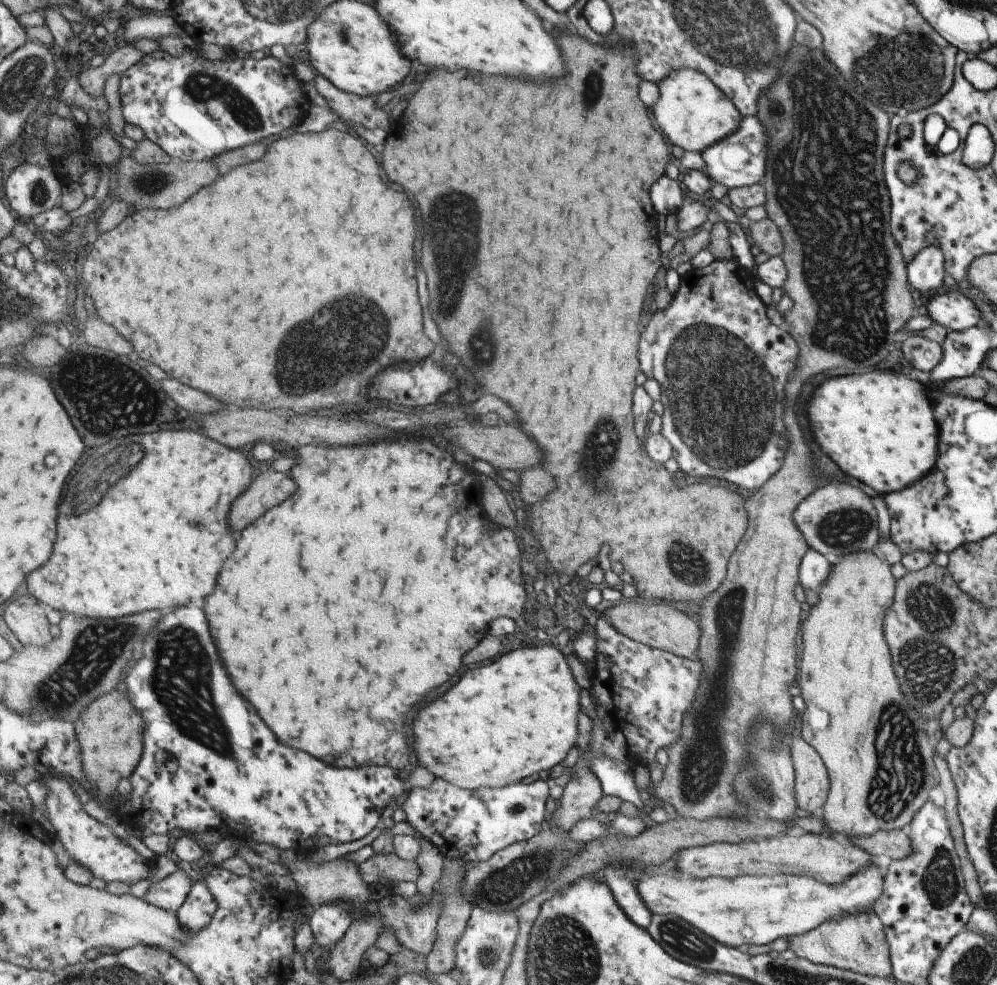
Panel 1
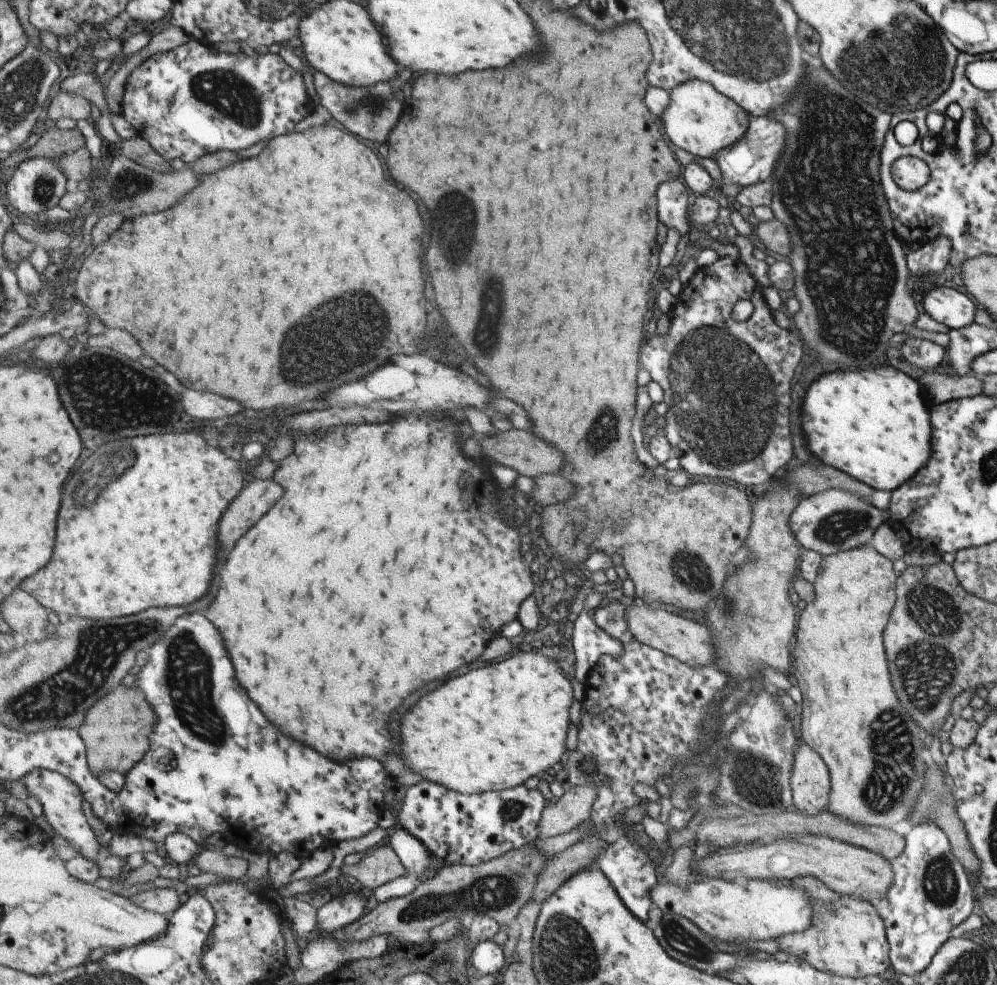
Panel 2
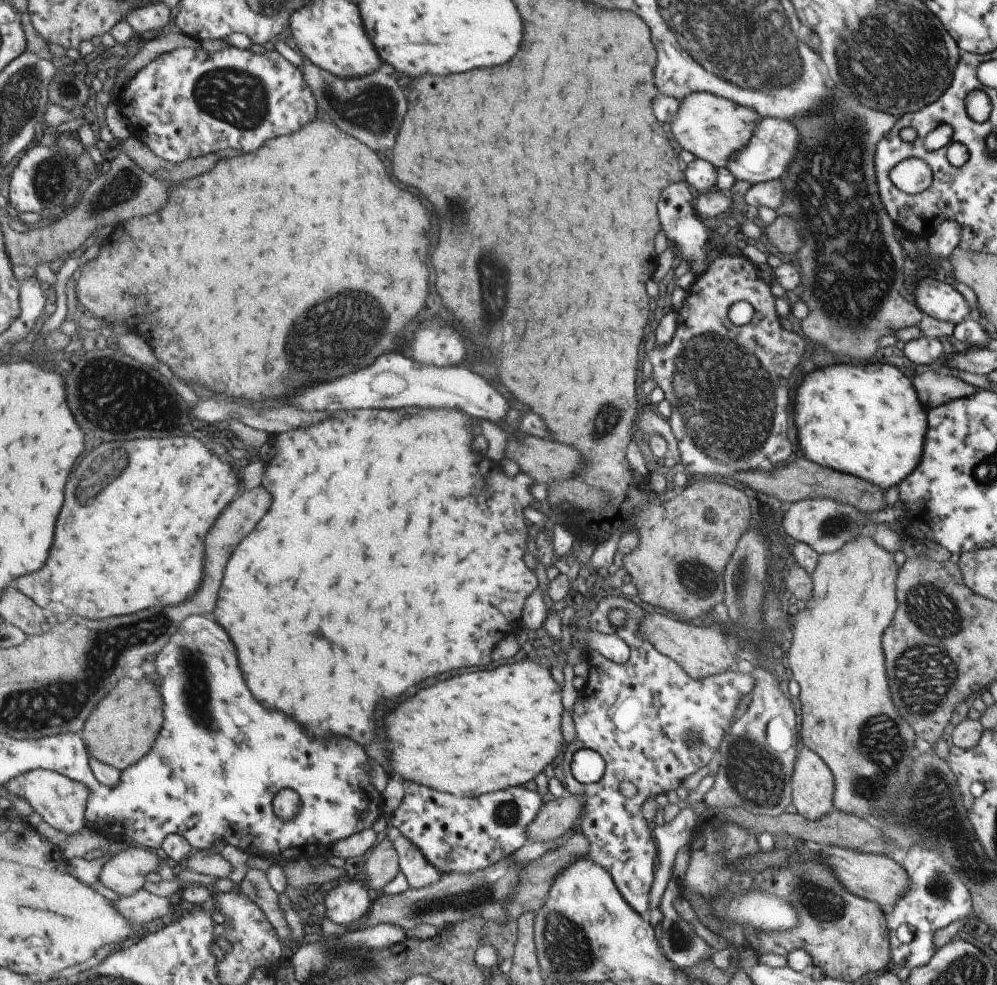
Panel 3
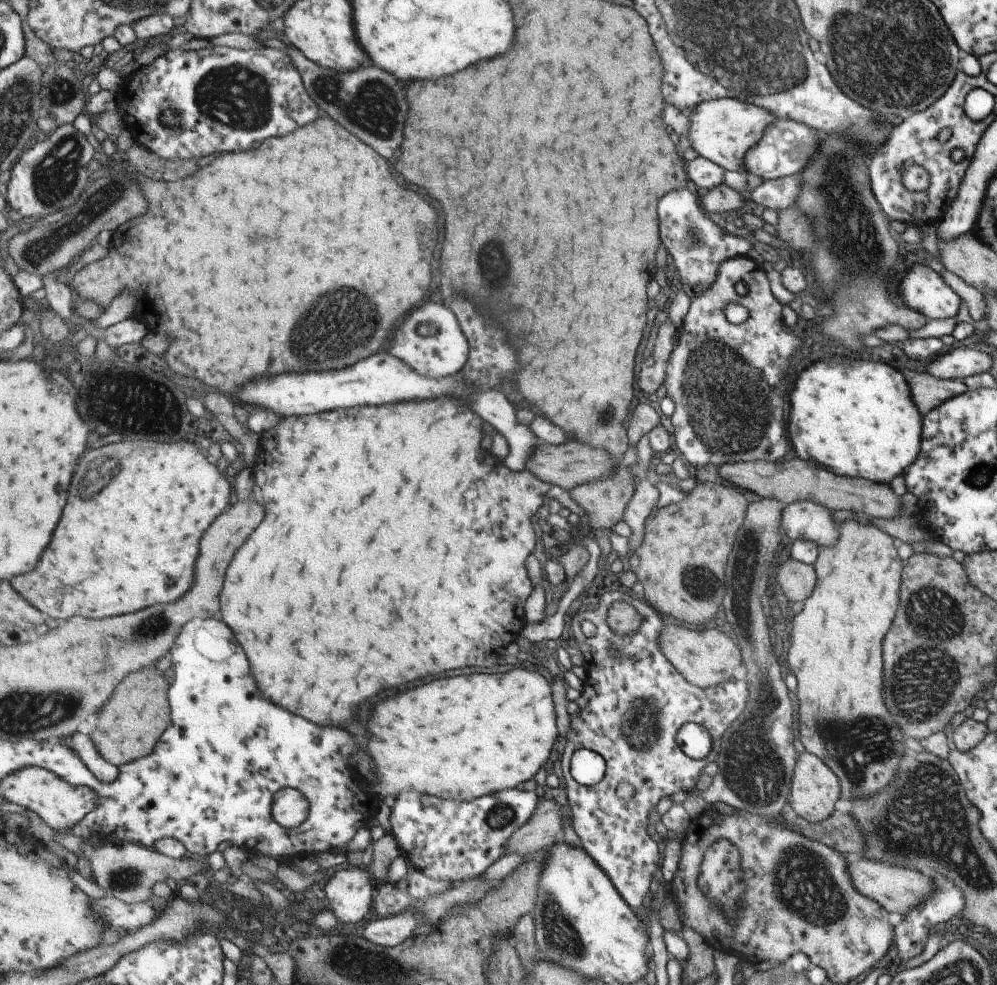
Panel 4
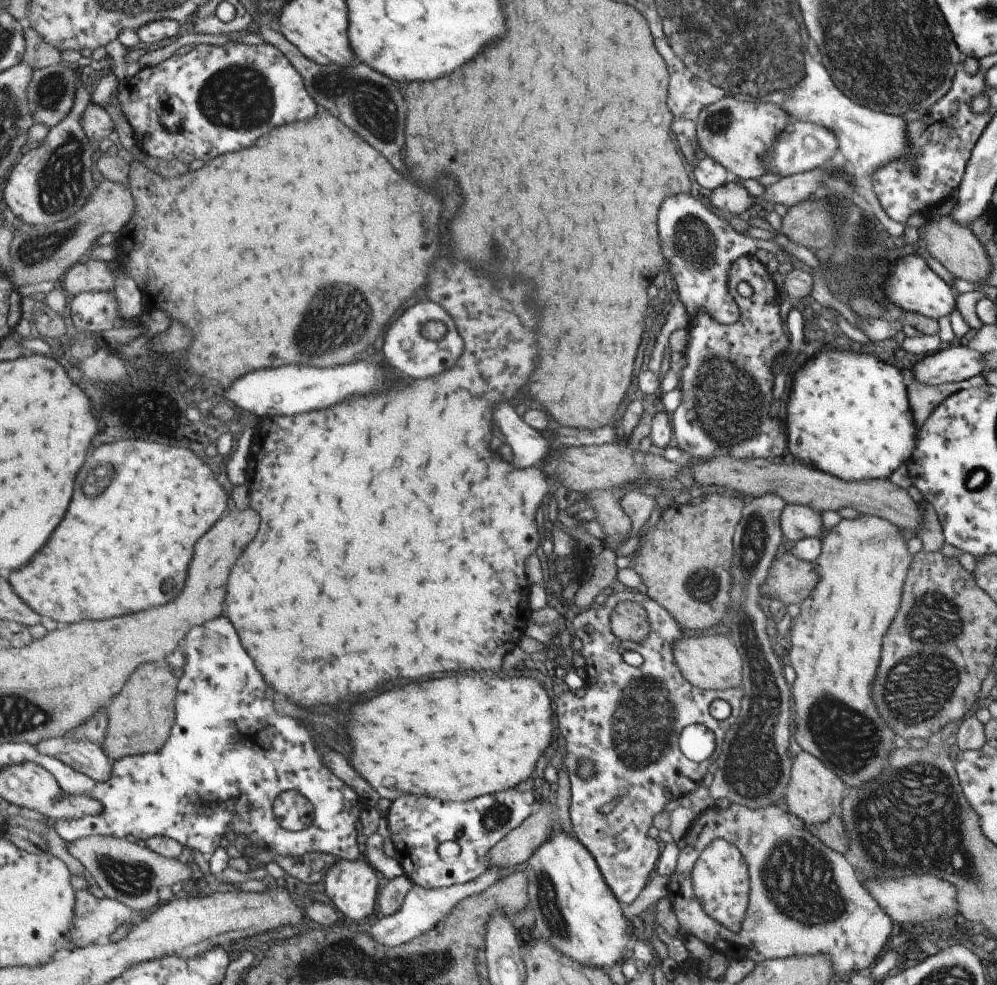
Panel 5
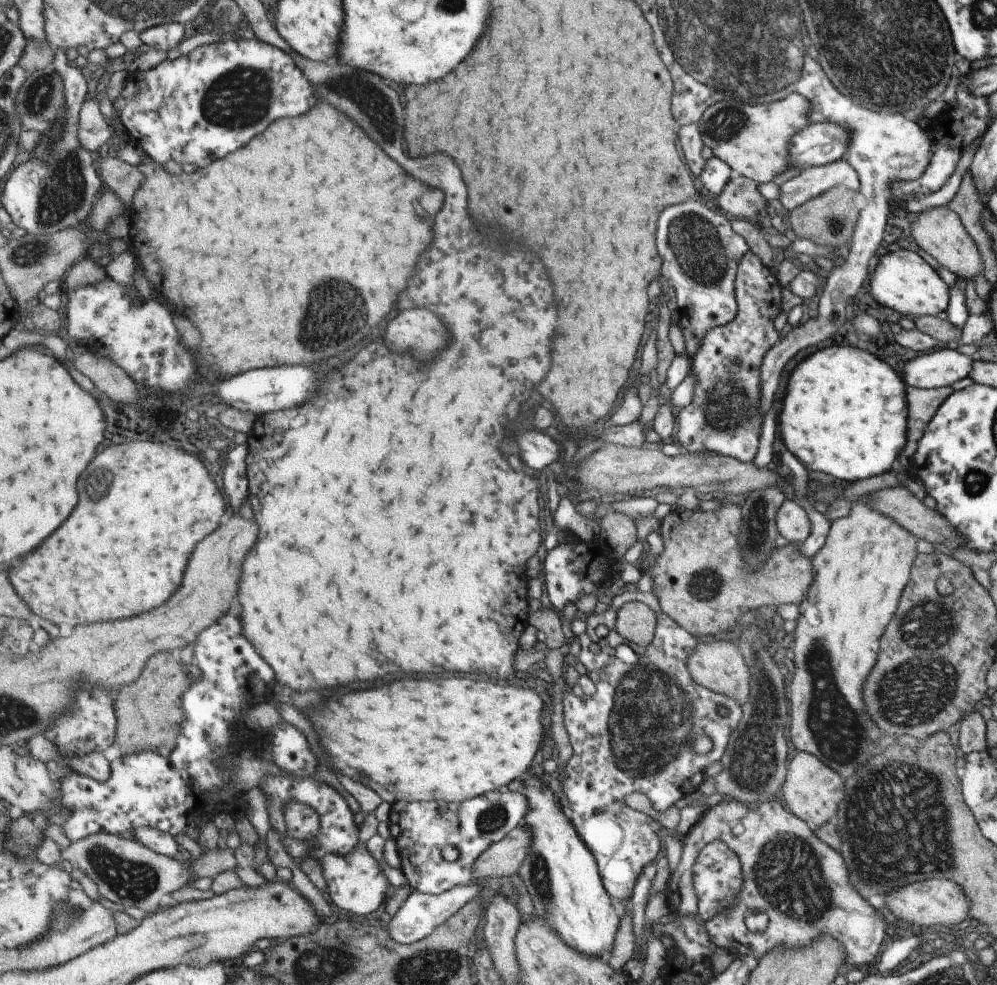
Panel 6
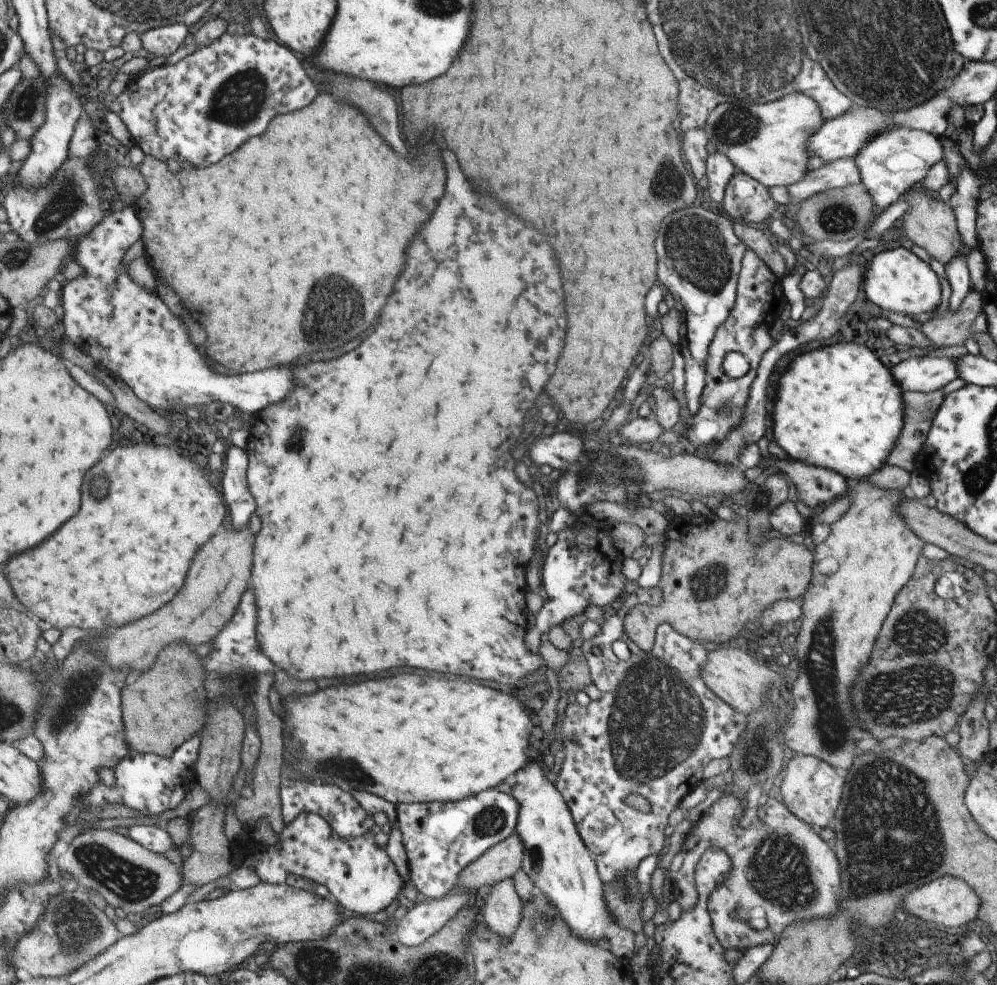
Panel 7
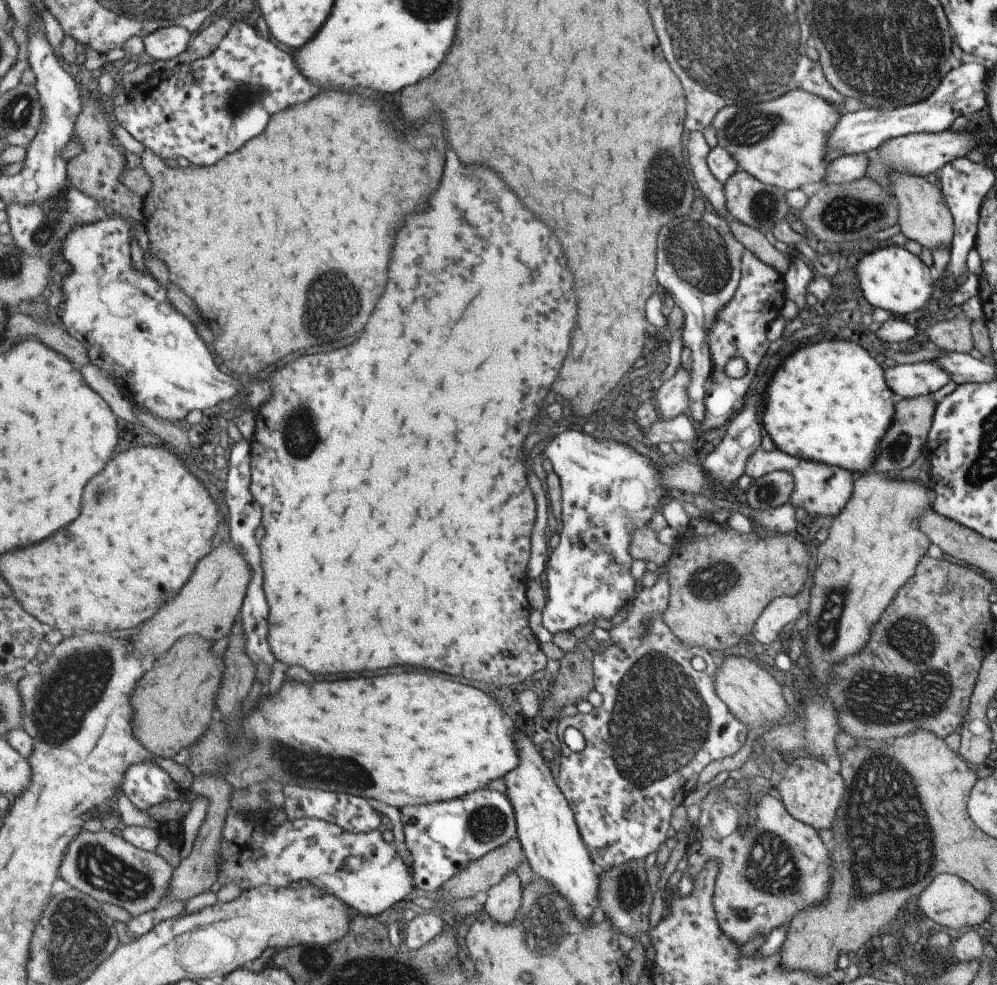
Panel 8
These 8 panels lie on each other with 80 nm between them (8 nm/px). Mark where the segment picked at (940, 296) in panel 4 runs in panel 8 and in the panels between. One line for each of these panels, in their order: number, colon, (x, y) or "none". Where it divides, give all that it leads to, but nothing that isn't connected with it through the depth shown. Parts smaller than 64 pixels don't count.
5: (911, 285)
6: (902, 281)
7: (896, 279)
8: (889, 277)

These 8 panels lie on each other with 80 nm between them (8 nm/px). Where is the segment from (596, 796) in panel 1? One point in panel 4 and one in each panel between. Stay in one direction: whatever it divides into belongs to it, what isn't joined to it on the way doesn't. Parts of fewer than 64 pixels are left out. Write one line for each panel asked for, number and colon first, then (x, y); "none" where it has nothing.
2: (575, 806)
3: (556, 818)
4: (545, 828)

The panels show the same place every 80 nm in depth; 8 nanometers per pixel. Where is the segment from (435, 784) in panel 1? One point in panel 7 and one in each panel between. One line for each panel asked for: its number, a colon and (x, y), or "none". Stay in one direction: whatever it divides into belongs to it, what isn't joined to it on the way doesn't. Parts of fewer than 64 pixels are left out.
2: (458, 829)
3: (464, 835)
4: (450, 841)
5: (418, 825)
6: (422, 829)
7: (442, 838)

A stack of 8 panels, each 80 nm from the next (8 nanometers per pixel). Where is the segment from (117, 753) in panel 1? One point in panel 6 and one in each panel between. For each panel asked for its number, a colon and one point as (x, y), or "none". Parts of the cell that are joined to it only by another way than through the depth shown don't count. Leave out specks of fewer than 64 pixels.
2: (117, 733)
3: (124, 730)
4: (139, 714)
5: (144, 714)
6: (150, 712)

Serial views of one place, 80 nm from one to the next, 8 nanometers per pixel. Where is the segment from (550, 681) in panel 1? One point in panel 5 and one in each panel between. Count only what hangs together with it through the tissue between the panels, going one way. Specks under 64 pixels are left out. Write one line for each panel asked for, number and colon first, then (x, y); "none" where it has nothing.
2: (492, 729)
3: (486, 731)
4: (463, 737)
5: (454, 725)

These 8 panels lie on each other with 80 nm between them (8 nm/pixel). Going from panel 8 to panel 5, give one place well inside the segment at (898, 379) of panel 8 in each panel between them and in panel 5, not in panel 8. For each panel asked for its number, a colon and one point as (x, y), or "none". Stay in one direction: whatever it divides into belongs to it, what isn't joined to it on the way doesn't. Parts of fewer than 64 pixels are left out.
5: (951, 363)
6: (943, 367)
7: (923, 374)

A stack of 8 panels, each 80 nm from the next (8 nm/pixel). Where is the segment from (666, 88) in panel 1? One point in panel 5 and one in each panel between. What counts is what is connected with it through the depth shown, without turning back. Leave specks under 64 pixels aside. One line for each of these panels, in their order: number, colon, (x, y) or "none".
2: (701, 121)
3: (712, 128)
4: (722, 130)
5: (734, 133)

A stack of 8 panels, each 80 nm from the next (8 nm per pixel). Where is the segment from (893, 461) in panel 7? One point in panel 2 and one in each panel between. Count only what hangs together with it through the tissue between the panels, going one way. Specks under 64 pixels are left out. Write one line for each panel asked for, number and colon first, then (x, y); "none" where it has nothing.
2: (937, 388)
3: (932, 388)
4: (926, 392)
5: (923, 399)
6: (921, 404)

